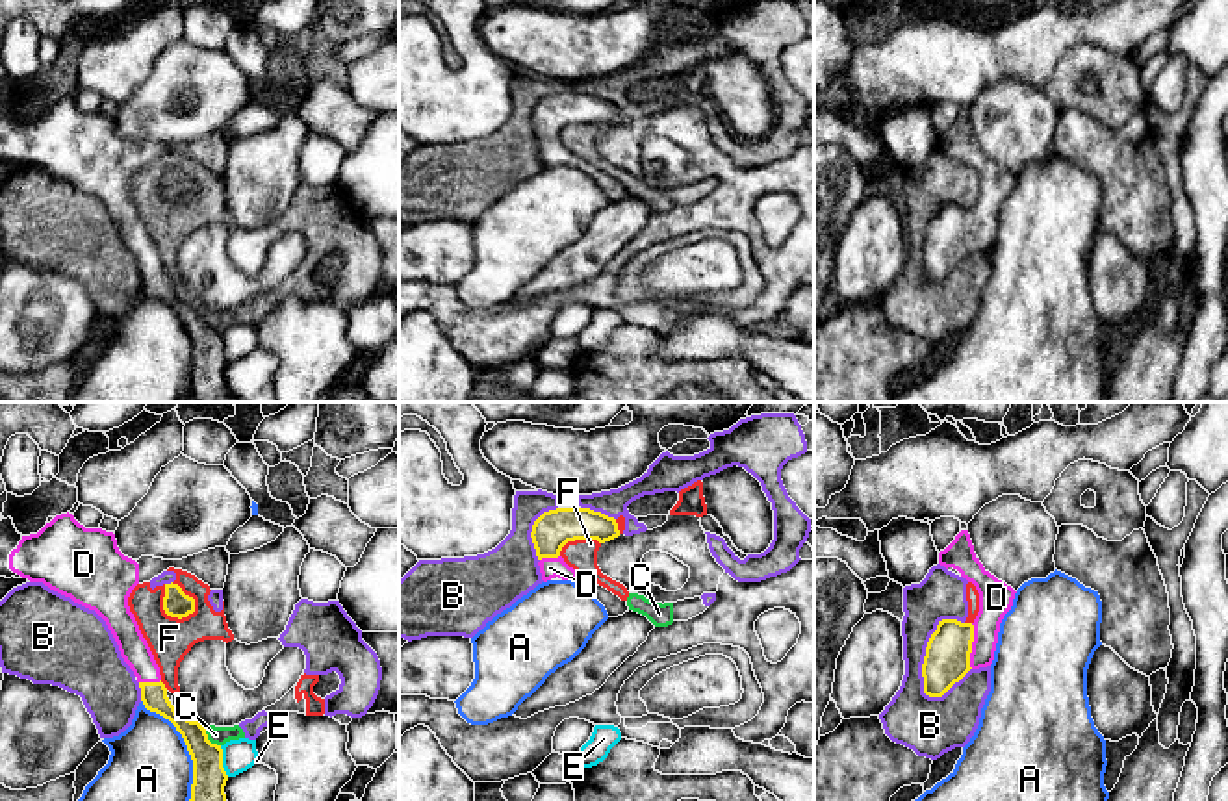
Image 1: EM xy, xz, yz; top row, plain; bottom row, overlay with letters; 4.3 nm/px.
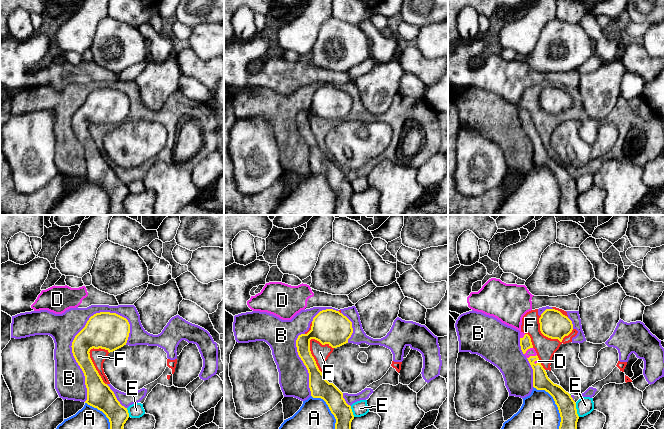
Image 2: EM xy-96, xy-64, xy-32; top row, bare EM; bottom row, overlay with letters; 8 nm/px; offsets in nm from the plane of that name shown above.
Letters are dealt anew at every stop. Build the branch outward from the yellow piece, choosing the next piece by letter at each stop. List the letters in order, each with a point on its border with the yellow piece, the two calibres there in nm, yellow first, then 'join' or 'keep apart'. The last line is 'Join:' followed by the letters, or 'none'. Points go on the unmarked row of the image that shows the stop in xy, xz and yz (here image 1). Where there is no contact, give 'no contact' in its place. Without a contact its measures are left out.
A: meets yellow in xy at (188, 334); 160 nm thick on the yellow side, 400 nm on the other; keep apart
B: meets yellow in yz at (926, 234); 200 nm thick on the yellow side, 200 nm on the other; keep apart
C: meets yellow in xy at (206, 323); 150 nm thick on the yellow side, 80 nm on the other; keep apart
D: meets yellow in yz at (971, 230); 200 nm thick on the yellow side, 140 nm on the other; join
E: meets yellow in xy at (221, 345); 160 nm thick on the yellow side, 140 nm on the other; keep apart
F: meets yellow in xy at (167, 199); 110 nm thick on the yellow side, 190 nm on the other; keep apart
Join: D

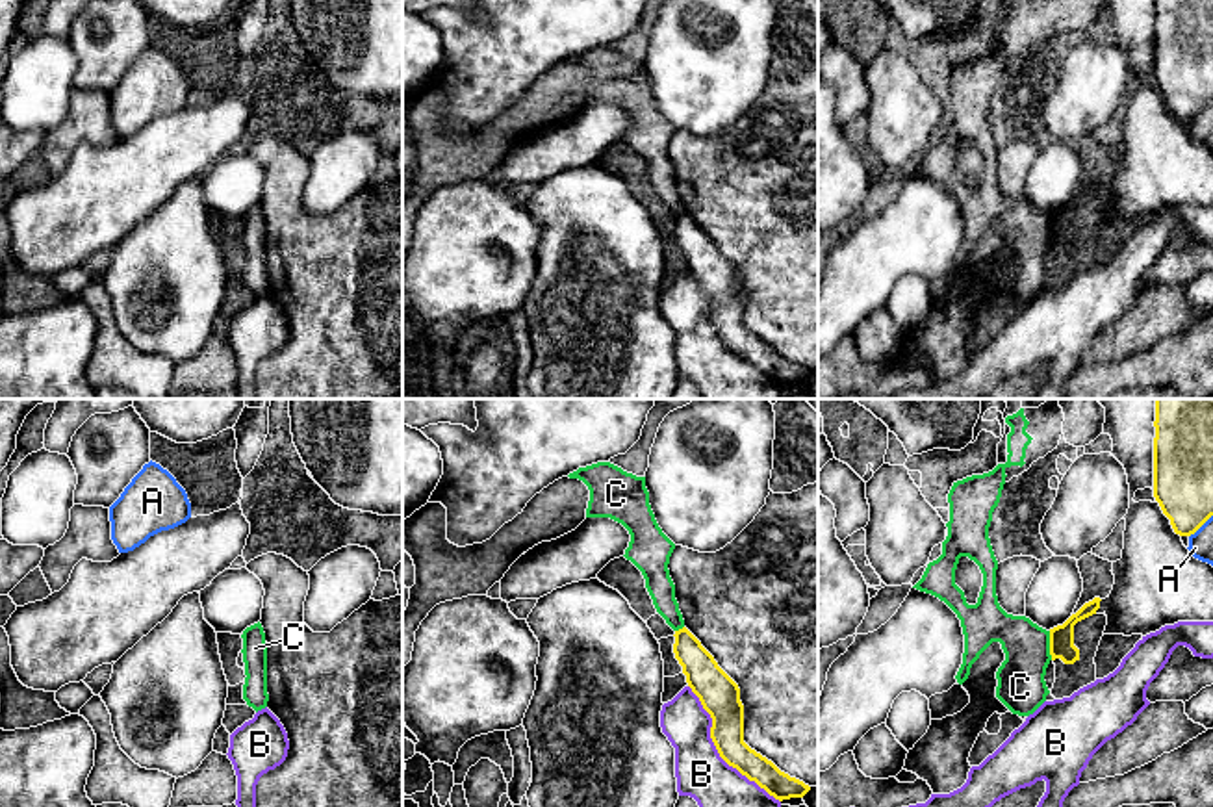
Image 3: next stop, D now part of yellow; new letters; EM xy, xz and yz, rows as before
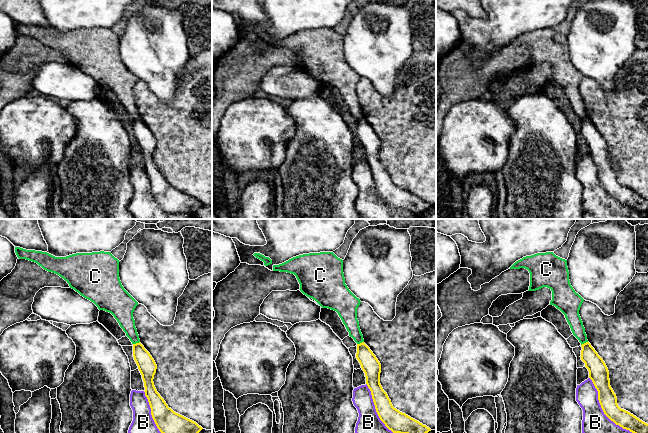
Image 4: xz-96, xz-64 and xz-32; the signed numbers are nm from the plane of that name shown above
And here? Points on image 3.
A: meets yellow in yz at (1200, 110); 260 nm thick on the yellow side, 110 nm on the other; keep apart
B: meets yellow in xz at (716, 333); 180 nm thick on the yellow side, 260 nm on the other; keep apart
C: meets yellow in yz at (1050, 230); 110 nm thick on the yellow side, 200 nm on the other; keep apart
Join: none

